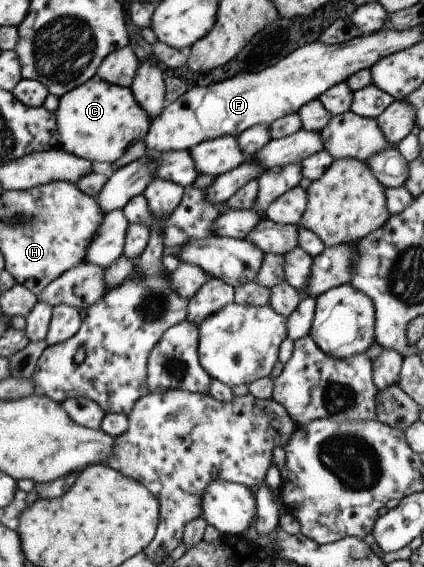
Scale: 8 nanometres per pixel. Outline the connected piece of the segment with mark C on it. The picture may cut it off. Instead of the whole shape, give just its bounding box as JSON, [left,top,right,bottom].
[55,78,149,162]

